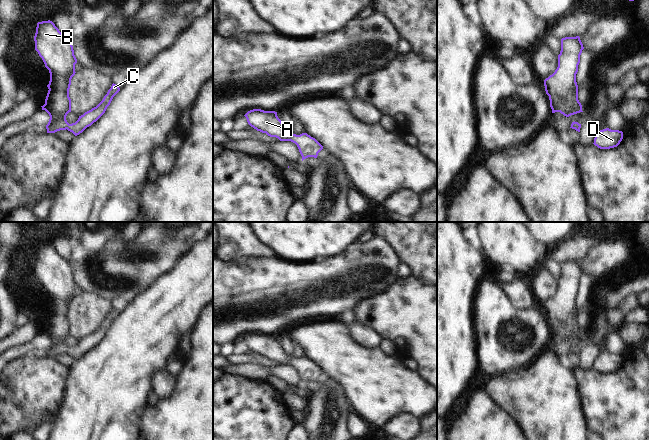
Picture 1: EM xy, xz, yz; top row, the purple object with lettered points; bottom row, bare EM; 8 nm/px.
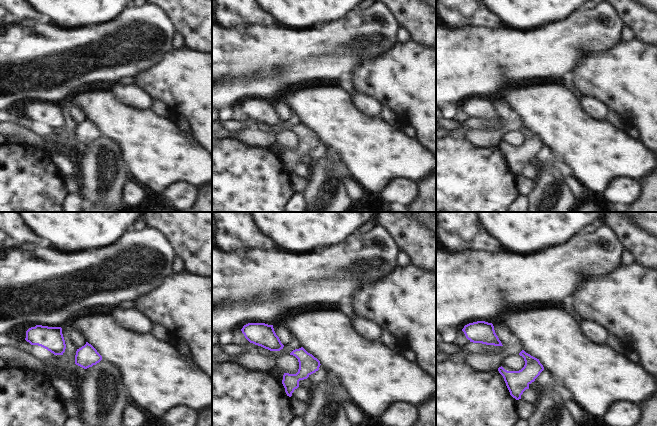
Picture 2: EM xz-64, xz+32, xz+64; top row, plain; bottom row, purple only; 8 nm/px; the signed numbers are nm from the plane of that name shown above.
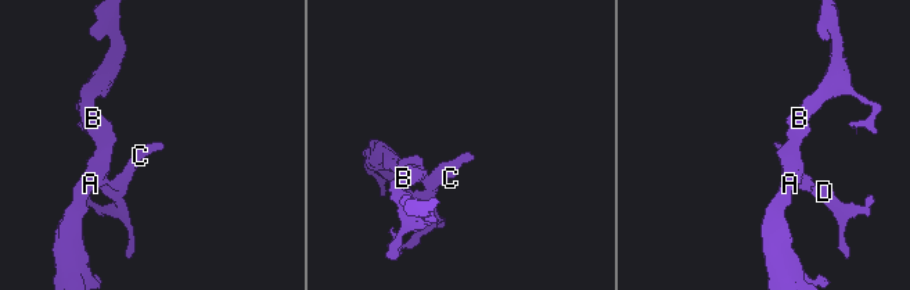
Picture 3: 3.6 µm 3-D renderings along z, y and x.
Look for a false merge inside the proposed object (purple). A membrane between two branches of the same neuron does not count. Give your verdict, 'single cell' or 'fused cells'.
single cell

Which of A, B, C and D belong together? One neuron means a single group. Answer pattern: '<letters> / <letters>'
A B C D

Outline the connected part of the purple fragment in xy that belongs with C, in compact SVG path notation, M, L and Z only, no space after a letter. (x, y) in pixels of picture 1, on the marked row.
M48 20L37 23L34 41L35 50L50 73L50 81L47 85L49 90L45 104L41 106L50 116L46 125L47 133L67 129L77 136L105 113L120 88L113 83L96 107L79 116L75 123L69 124L66 120L67 114L71 112L69 89L71 79L76 73L77 63L71 40Z

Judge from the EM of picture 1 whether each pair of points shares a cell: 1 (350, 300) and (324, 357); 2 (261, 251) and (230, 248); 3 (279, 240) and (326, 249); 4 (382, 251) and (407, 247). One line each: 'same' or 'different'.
1: different
2: same
3: same
4: different

